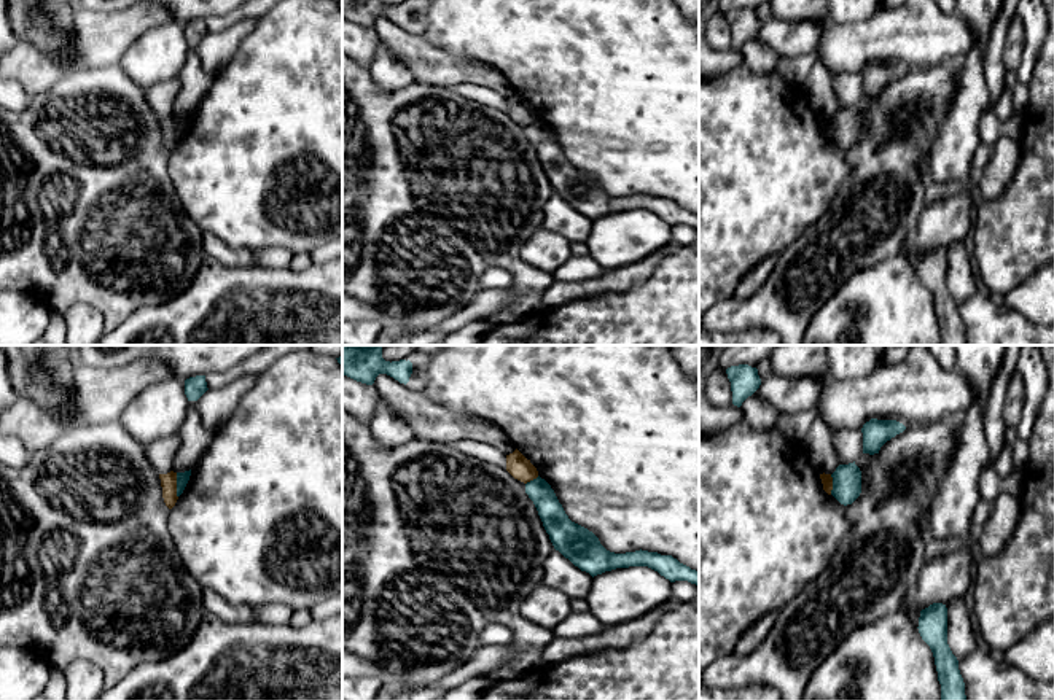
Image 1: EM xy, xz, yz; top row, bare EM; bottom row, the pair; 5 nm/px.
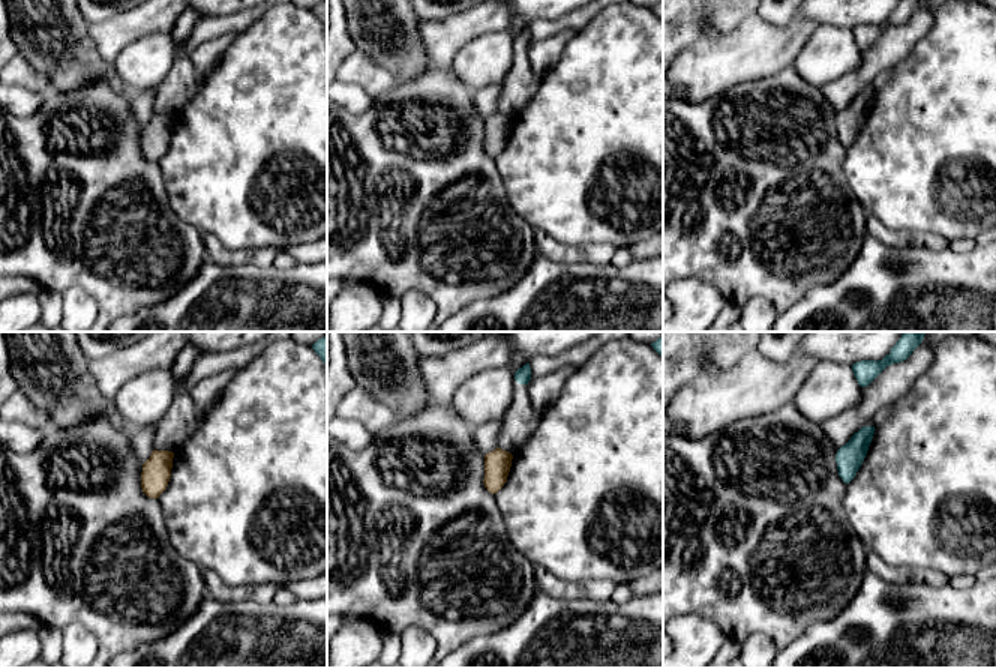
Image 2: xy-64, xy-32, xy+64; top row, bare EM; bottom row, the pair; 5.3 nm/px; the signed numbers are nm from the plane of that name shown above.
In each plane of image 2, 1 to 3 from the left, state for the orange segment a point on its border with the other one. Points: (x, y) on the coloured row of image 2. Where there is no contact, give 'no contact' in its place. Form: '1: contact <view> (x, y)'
1: no contact
2: no contact
3: no contact

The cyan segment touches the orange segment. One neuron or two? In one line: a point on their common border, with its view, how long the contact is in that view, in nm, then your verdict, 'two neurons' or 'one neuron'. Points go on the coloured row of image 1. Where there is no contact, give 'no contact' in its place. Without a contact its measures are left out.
xy (177, 486) | 130 nm | two neurons

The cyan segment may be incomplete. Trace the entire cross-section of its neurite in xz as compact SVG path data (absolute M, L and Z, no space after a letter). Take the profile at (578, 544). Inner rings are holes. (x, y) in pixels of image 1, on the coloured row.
M540 476L525 484L525 493L533 501L554 549L592 578L616 568L648 566L670 582L688 581L699 585L699 571L672 555L642 549L626 554L607 550L592 531L568 519L551 485Z

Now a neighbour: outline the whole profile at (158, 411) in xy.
M185 380L156 382L137 395L121 414L126 431L143 445L178 433L188 412Z

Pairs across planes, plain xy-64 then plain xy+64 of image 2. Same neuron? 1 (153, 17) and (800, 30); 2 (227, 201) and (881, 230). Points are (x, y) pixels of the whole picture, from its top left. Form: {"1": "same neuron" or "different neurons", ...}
{"1": "same neuron", "2": "different neurons"}

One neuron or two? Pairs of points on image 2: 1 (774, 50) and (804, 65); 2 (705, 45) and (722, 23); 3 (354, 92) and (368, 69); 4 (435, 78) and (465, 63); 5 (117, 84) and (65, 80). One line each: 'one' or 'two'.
1: two
2: two
3: two
4: two
5: one

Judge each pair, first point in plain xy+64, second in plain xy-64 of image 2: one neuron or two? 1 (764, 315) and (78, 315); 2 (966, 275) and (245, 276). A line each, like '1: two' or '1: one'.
1: one
2: one

